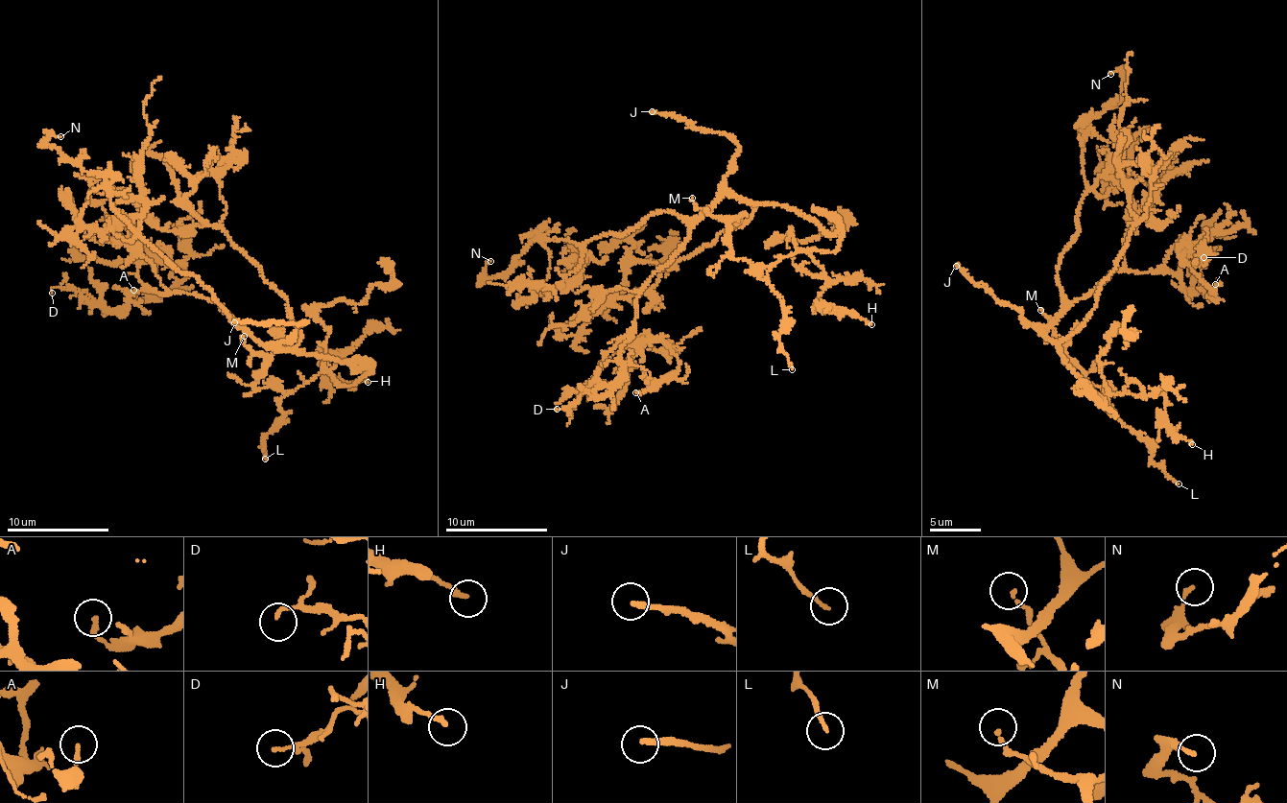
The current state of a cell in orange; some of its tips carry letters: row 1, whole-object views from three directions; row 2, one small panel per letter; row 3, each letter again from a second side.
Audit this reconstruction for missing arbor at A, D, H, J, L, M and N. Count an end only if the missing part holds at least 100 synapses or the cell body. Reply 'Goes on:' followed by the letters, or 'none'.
Goes on: J

